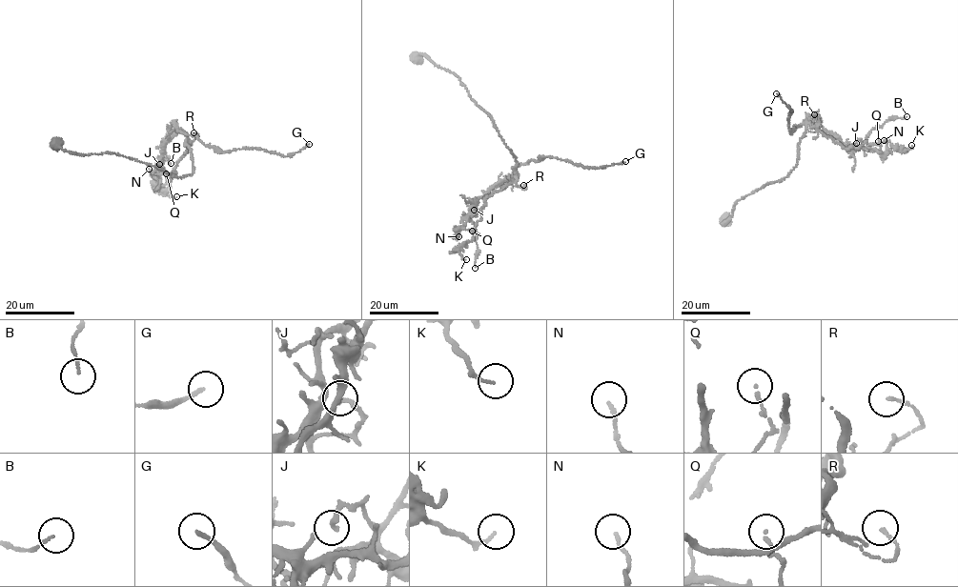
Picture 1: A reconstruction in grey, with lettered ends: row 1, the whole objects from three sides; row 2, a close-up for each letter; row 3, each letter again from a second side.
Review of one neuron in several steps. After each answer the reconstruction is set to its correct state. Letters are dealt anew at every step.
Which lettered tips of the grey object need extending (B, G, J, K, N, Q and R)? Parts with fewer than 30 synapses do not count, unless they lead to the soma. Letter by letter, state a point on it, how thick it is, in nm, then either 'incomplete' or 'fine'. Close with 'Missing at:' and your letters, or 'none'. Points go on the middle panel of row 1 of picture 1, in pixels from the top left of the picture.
B: at (475, 268); 100 nm thick; fine
G: at (625, 161); 150 nm thick; fine
J: at (474, 210); 200 nm thick; fine
K: at (466, 259); 110 nm thick; fine
N: at (458, 236); 130 nm thick; fine
Q: at (472, 231); 110 nm thick; fine
R: at (523, 185); 130 nm thick; fine
Missing at: none

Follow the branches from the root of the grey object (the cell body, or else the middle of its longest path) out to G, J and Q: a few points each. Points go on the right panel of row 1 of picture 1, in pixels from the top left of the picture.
G: (725, 220), (738, 201), (791, 172), (807, 121), (836, 135), (806, 121), (790, 131), (791, 109), (776, 93)
J: (725, 220), (722, 223), (738, 201), (791, 172), (807, 121), (848, 149), (862, 144), (859, 139), (856, 143)
Q: (725, 220), (722, 223), (738, 201), (791, 172), (807, 124), (845, 149), (878, 141)

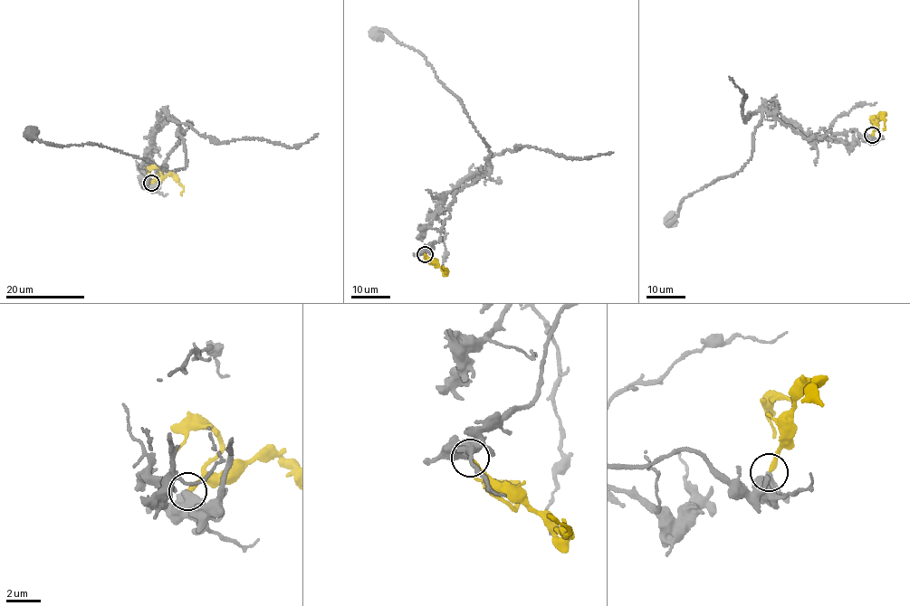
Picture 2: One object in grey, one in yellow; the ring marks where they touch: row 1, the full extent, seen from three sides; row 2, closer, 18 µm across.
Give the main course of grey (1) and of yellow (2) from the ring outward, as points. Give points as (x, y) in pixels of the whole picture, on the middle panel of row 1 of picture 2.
1: (425, 253), (439, 240), (454, 193), (490, 172), (489, 147), (426, 59), (384, 30), (375, 33)
2: (425, 253), (444, 272), (447, 270), (442, 267)

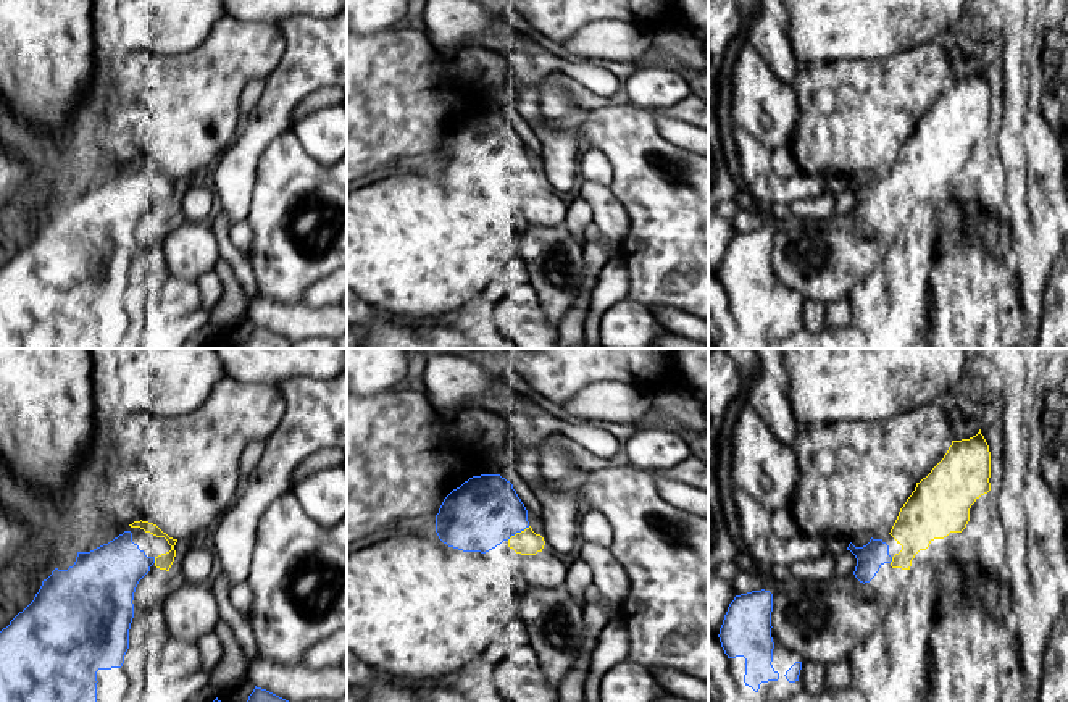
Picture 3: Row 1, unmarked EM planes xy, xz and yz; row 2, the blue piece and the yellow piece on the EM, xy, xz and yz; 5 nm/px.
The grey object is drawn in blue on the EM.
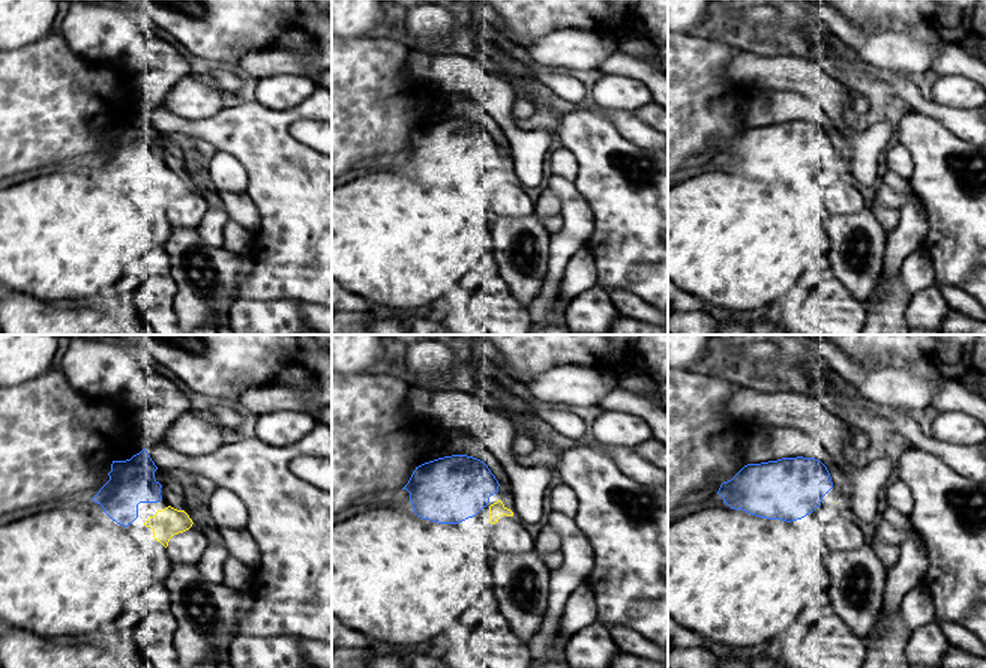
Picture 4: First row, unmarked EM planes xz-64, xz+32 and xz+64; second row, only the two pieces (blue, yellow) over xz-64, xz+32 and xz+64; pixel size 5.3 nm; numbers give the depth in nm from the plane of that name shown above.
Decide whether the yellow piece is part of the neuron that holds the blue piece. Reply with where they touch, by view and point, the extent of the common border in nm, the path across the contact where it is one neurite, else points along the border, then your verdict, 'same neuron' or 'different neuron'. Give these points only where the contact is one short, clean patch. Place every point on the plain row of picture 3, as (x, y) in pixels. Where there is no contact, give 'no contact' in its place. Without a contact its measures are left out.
xz (518, 170) | 140 nm | same neuron

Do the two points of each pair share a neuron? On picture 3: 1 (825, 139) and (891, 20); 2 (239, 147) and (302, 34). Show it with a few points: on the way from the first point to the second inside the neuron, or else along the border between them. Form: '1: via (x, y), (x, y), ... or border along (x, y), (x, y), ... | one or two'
1: border along (905, 50), (897, 50), (884, 58), (830, 60) | two
2: via (268, 120), (286, 86), (302, 70), (302, 63) | one

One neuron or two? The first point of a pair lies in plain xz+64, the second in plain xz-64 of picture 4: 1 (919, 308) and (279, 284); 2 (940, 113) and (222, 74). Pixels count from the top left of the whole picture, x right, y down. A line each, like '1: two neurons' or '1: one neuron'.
1: two neurons
2: one neuron

